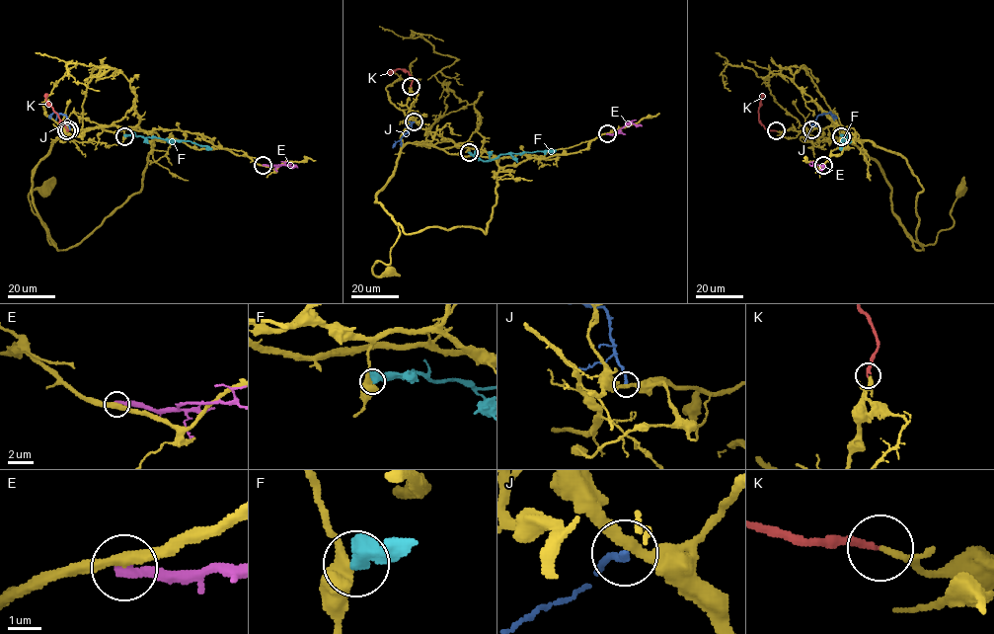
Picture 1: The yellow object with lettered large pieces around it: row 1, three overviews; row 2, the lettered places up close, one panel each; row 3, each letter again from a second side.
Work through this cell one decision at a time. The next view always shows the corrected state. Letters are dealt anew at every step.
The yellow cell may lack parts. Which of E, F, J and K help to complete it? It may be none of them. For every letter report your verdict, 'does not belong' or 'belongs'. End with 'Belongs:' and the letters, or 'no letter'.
E: does not belong
F: does not belong
J: does not belong
K: belongs
Belongs: K

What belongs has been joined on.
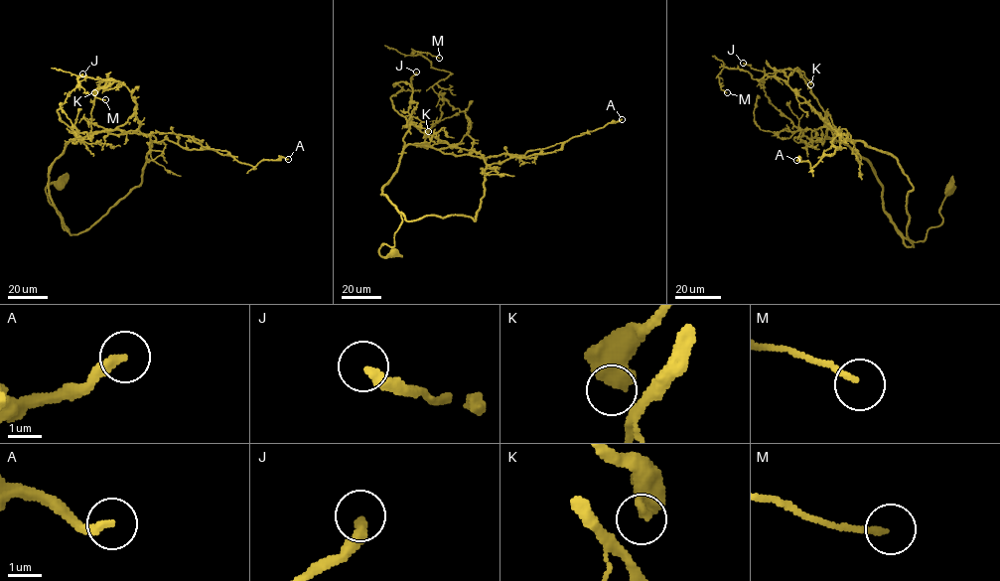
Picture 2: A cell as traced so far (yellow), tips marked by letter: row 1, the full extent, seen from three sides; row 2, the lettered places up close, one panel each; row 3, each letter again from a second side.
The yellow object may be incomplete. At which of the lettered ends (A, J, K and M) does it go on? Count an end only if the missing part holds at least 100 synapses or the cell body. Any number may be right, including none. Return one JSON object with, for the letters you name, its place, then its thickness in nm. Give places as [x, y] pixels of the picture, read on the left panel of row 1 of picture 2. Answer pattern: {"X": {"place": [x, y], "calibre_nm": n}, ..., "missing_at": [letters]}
{"A": {"place": [288, 159], "calibre_nm": 280}, "missing_at": ["A"]}

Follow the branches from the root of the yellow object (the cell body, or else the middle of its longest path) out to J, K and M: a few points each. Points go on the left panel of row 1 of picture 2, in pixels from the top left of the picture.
J: (59, 183), (50, 184), (46, 193), (68, 230), (50, 195), (49, 168), (75, 137), (57, 110), (82, 73)
K: (59, 183), (46, 193), (68, 230), (49, 167), (137, 104), (109, 78), (94, 92)
M: (59, 183), (46, 193), (68, 230), (49, 168), (90, 131), (95, 94), (117, 81), (77, 78), (105, 99)

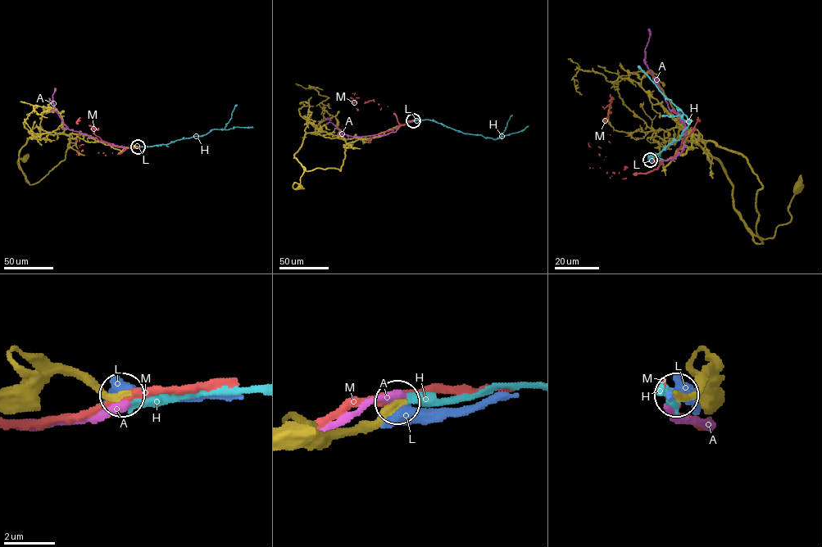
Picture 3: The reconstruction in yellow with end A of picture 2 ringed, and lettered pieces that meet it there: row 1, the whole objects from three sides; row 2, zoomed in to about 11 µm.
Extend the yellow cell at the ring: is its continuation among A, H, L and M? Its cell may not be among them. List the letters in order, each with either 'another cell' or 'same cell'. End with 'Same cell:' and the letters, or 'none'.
A: another cell
H: same cell
L: another cell
M: another cell
Same cell: H

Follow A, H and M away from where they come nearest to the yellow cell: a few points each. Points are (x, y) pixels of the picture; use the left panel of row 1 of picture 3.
A: (138, 146), (115, 146), (69, 129), (54, 110), (52, 97), (55, 88)
H: (138, 146), (168, 144), (202, 136), (212, 129), (224, 129), (237, 105)
M: (138, 146), (126, 148), (121, 153), (99, 152), (97, 129), (80, 120), (76, 120), (78, 123)

